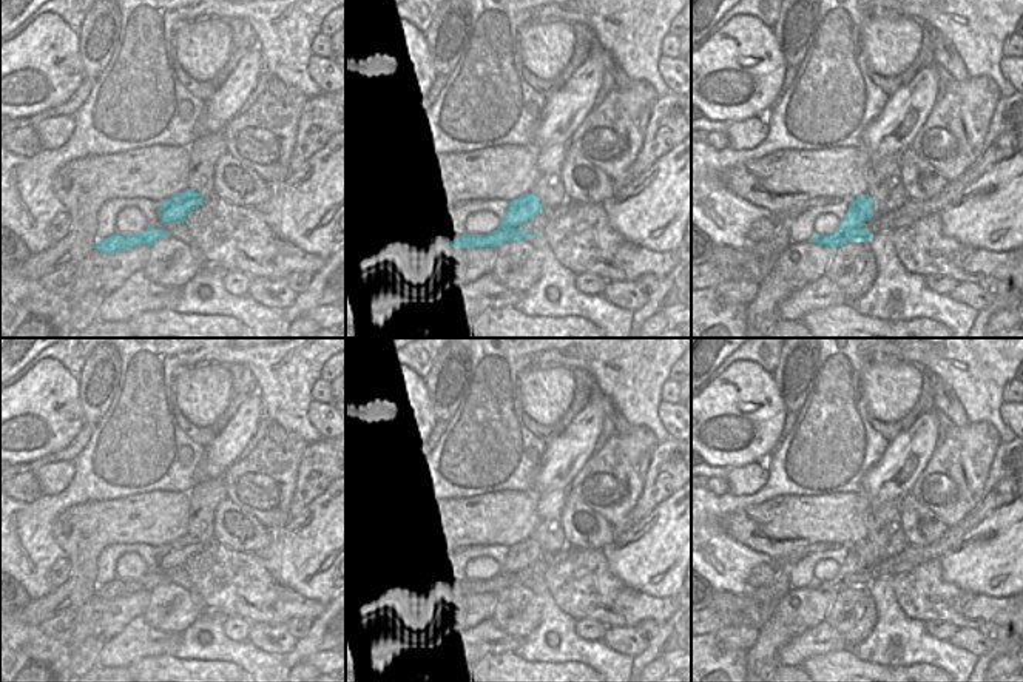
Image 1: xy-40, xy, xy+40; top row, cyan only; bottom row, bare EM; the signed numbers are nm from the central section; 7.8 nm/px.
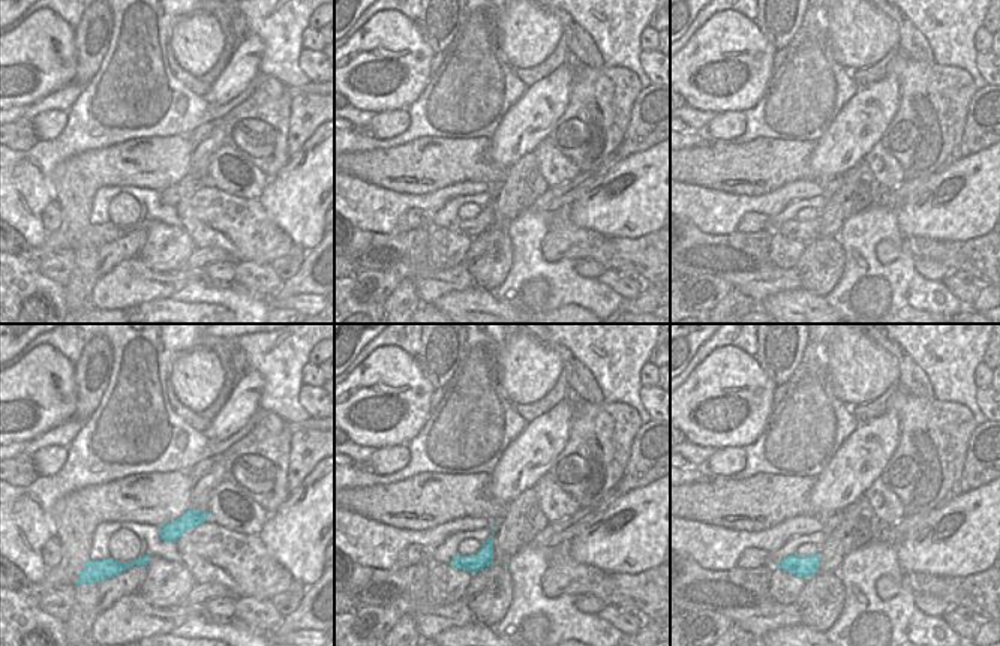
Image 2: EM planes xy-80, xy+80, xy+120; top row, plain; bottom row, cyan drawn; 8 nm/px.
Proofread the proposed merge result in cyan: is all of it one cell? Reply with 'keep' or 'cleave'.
cleave

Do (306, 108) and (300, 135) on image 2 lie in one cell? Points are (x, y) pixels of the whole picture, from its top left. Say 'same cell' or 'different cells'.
same cell

